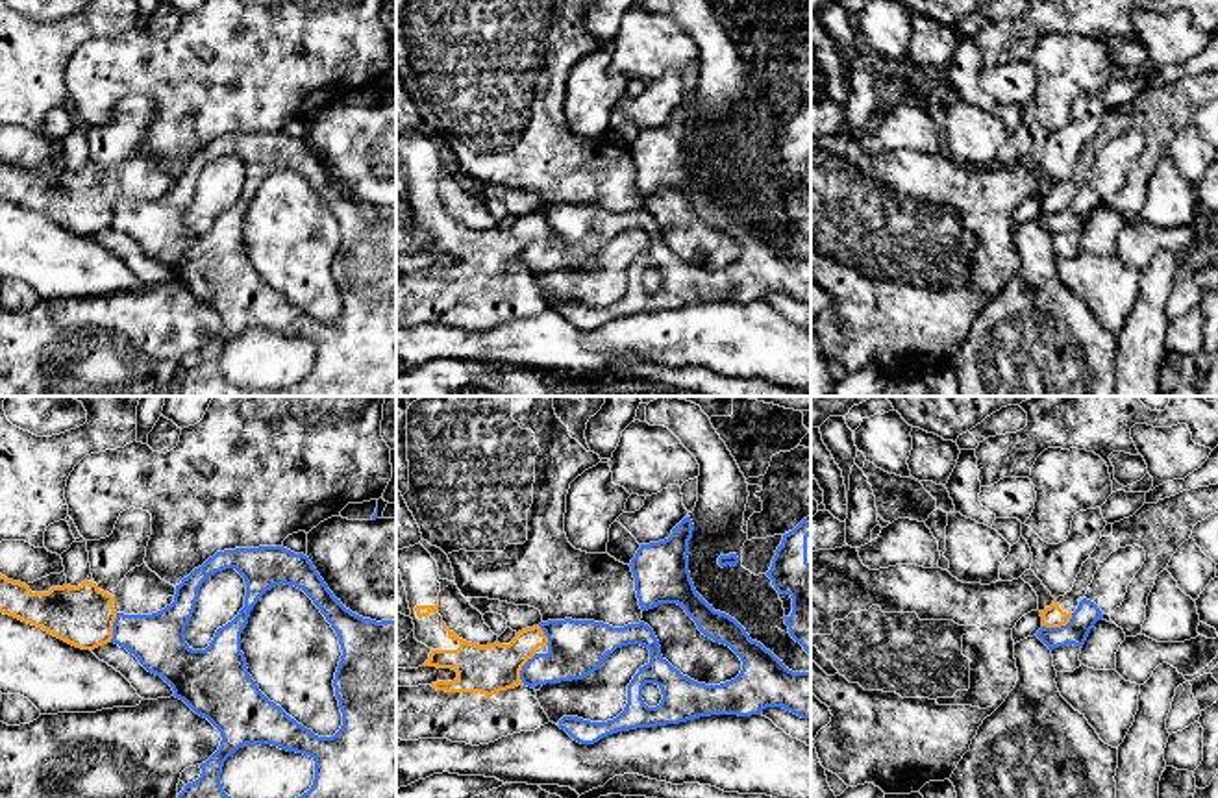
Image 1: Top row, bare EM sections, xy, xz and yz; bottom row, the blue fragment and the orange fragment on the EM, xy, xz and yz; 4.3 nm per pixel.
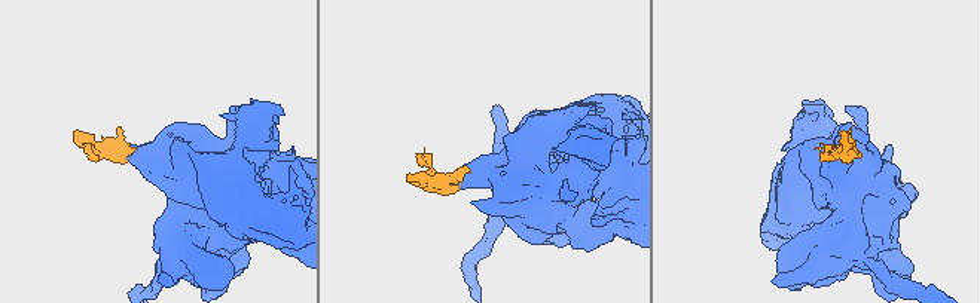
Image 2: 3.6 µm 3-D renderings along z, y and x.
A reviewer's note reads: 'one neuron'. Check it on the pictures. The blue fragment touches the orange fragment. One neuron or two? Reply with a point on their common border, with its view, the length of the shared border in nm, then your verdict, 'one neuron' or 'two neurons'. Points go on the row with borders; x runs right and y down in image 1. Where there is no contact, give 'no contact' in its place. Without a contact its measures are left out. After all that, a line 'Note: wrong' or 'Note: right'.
meets blue in yz at (1061, 626); contact 150 nm long; two neurons
Note: wrong

